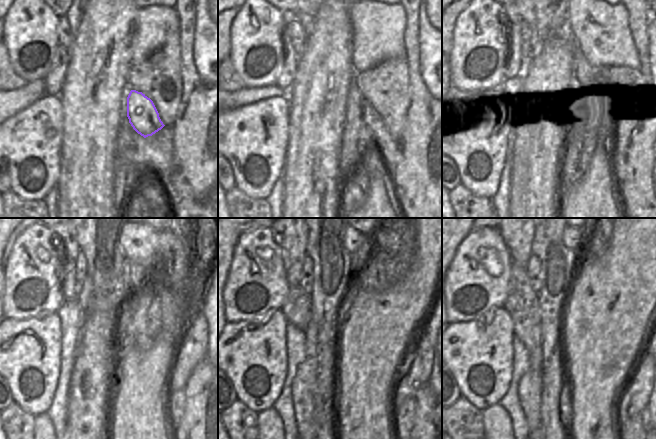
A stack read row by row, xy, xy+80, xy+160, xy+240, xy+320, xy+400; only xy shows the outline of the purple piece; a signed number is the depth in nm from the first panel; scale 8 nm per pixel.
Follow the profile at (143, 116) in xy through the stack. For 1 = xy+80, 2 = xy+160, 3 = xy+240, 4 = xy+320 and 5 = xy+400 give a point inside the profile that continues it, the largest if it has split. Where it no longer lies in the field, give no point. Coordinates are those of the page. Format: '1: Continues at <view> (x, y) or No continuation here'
1: Continues at xy+80 (390, 151)
2: Continues at xy+160 (618, 159)
3: Continues at xy+240 (176, 399)
4: Continues at xy+320 (403, 417)
5: Continues at xy+400 (639, 421)

